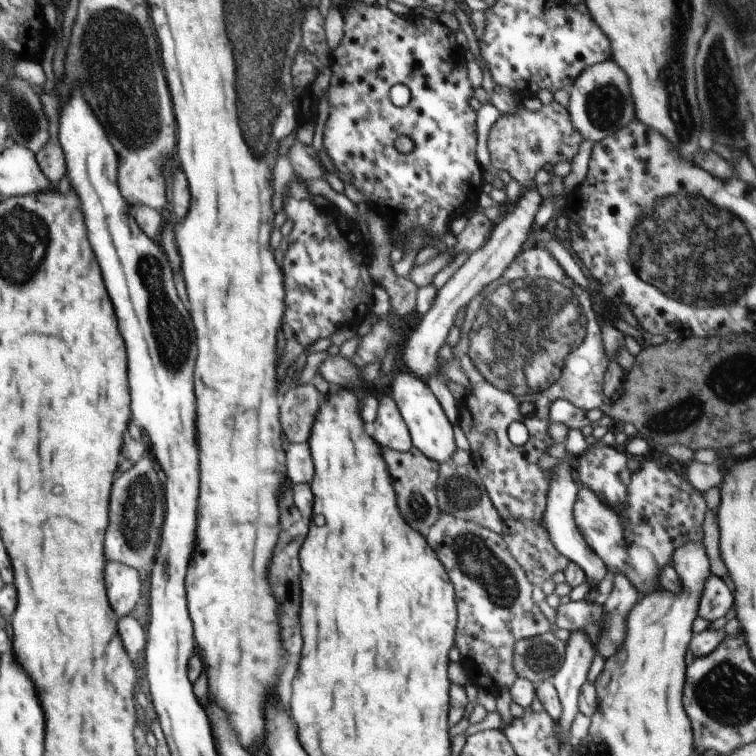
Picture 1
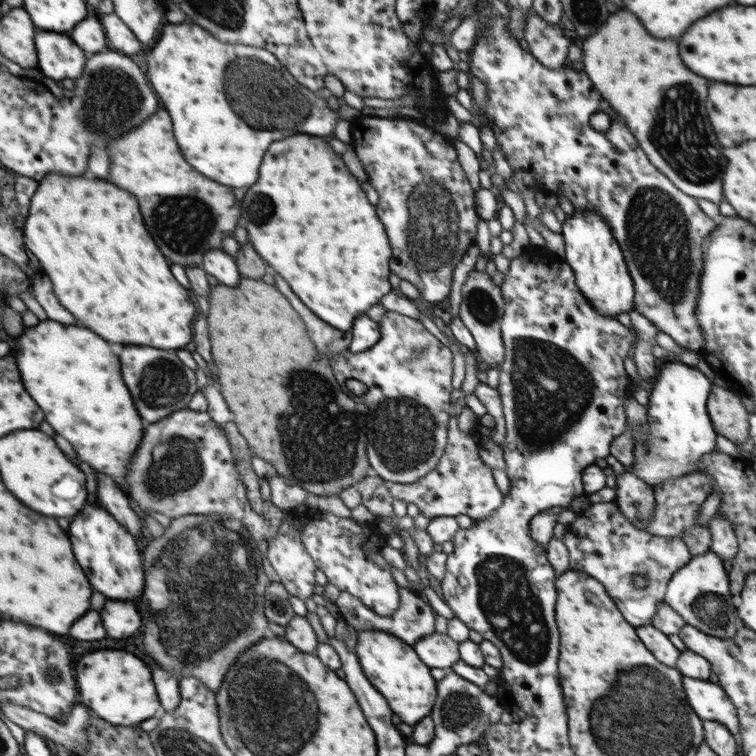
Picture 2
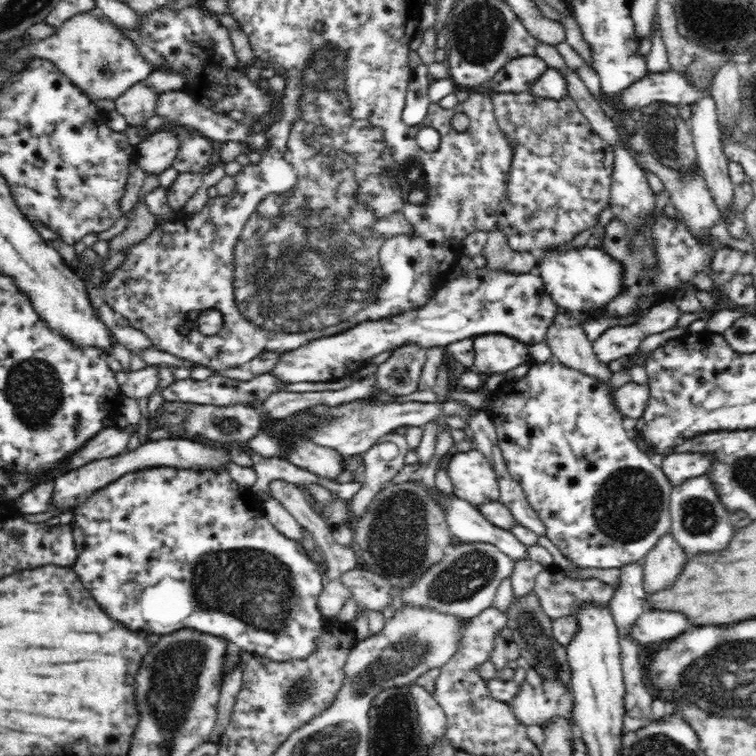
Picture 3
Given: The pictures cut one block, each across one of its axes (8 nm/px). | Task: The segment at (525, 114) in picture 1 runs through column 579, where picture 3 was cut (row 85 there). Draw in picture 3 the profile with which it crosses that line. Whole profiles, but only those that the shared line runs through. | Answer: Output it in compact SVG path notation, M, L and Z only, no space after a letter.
M137 82L115 102L116 110L124 116L129 126L142 126L155 115L159 95L150 85Z

